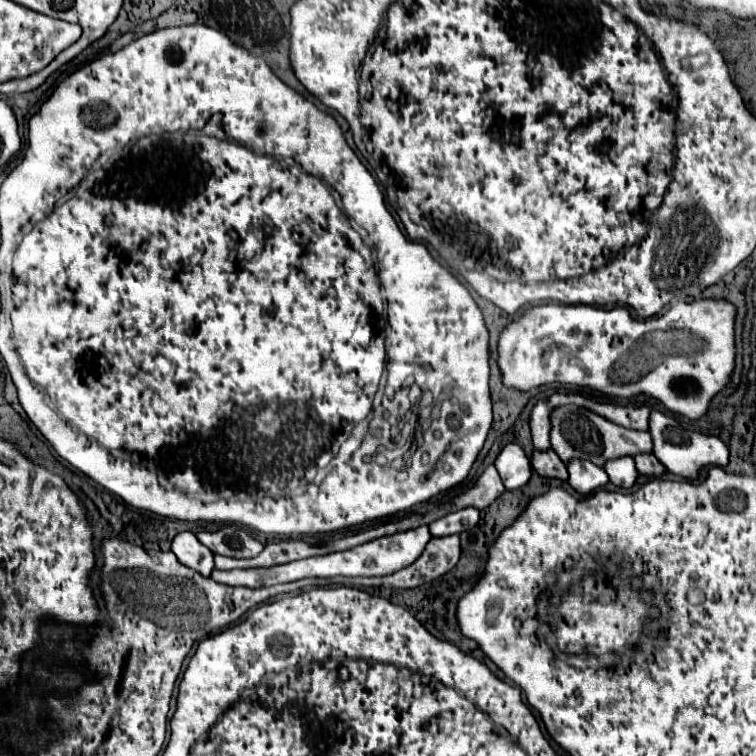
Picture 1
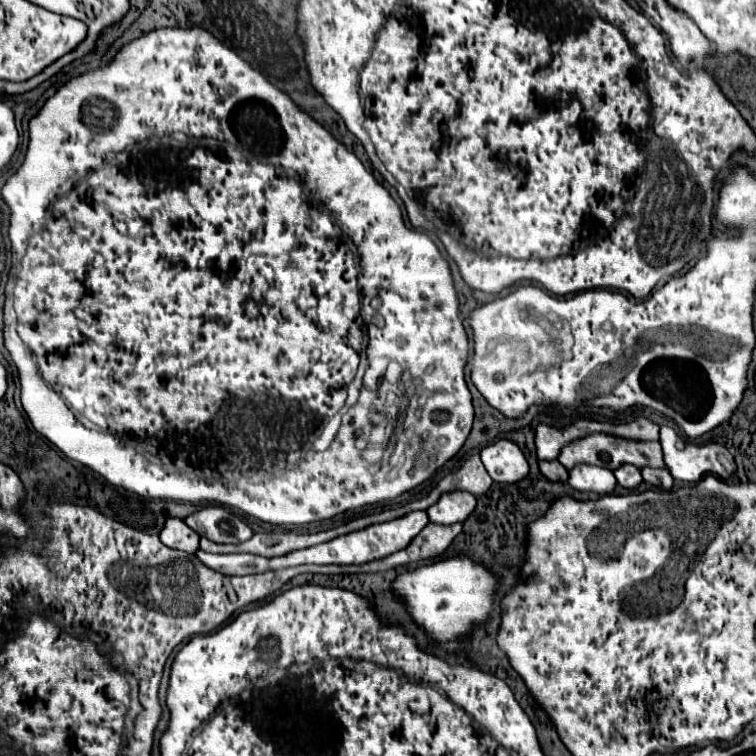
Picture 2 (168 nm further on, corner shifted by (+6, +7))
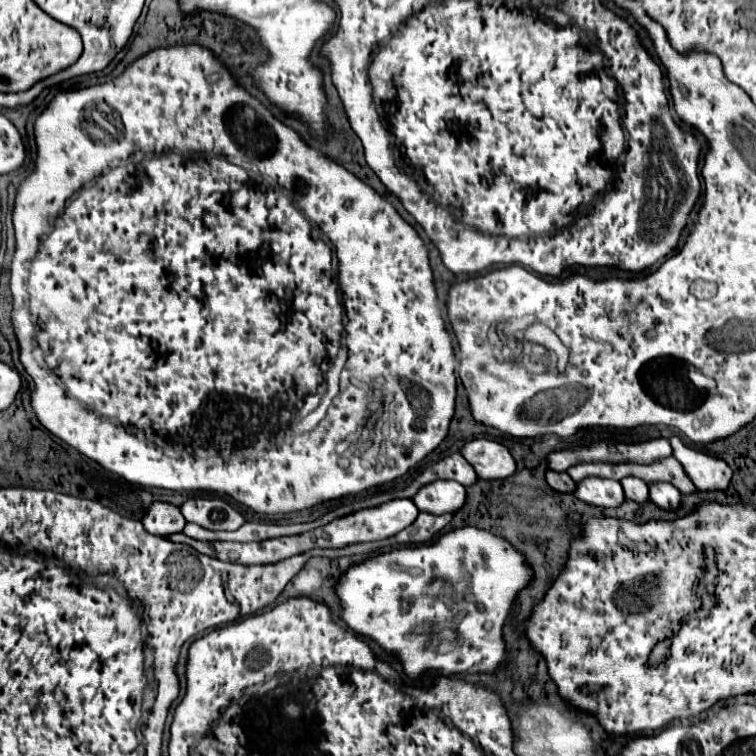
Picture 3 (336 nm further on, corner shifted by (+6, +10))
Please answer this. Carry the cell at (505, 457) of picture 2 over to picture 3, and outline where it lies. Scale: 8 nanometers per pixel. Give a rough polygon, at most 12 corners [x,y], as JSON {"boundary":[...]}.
{"boundary":[[473,440],[461,450],[477,478],[515,472],[509,450],[495,440]]}

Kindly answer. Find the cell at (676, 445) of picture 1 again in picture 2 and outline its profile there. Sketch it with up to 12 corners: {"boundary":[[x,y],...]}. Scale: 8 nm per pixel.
{"boundary":[[661,427],[665,467],[677,481],[707,473],[729,479],[733,455],[721,443],[687,441]]}

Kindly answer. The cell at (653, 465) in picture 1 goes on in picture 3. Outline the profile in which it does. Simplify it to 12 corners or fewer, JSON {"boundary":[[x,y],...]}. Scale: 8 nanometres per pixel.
{"boundary":[[649,484],[651,502],[663,510],[681,506],[673,484]]}

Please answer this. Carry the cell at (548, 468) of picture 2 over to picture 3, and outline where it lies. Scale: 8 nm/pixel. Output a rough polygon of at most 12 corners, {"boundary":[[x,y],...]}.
{"boundary":[[547,470],[547,484],[555,492],[573,494],[577,484],[567,472]]}

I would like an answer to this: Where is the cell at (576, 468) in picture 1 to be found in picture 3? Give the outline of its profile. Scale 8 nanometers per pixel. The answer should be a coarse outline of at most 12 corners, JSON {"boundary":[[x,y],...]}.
{"boundary":[[585,478],[575,496],[591,506],[619,508],[625,500],[615,480]]}

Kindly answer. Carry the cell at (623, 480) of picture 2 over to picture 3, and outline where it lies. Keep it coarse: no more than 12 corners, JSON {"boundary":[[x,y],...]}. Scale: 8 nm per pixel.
{"boundary":[[623,478],[625,496],[633,502],[647,502],[649,488],[639,478]]}

